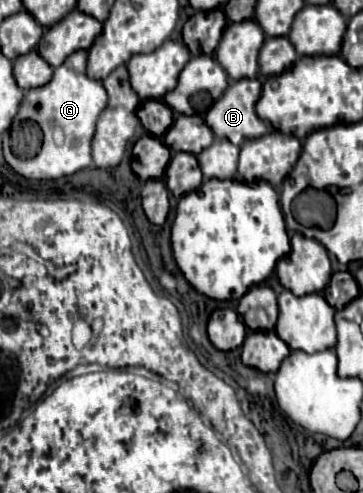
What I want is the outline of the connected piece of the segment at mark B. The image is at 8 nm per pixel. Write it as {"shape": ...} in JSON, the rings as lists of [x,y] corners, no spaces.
{"shape":[[[241,78],[239,82],[231,82],[229,88],[223,92],[223,98],[219,98],[219,102],[215,102],[215,106],[211,106],[211,110],[207,110],[207,114],[205,114],[207,126],[211,126],[215,136],[227,138],[229,142],[233,142],[237,146],[243,144],[245,140],[263,136],[267,132],[267,126],[255,112],[255,102],[259,100],[259,94],[261,94],[261,82],[257,78],[253,78],[253,80]]]}

